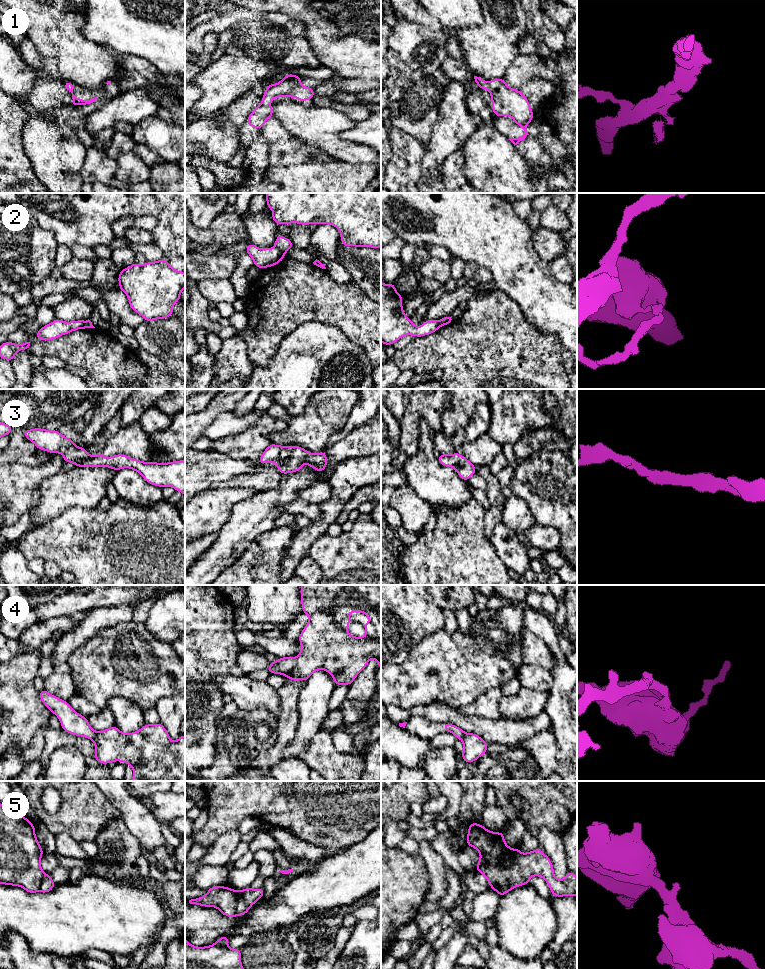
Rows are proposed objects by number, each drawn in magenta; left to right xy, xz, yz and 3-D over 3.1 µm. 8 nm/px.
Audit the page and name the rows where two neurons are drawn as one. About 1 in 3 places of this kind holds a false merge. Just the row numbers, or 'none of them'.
2, 4, 5

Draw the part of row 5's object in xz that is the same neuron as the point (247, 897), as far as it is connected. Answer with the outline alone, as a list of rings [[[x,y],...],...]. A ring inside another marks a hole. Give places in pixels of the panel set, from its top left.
[[[247,887],[243,890],[238,891],[237,906],[236,911],[237,915],[245,915],[251,906],[255,904],[259,899],[264,896],[264,888],[252,889]]]

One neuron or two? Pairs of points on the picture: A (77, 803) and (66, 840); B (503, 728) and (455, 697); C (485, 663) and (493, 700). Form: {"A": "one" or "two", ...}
{"A": "two", "B": "two", "C": "two"}

